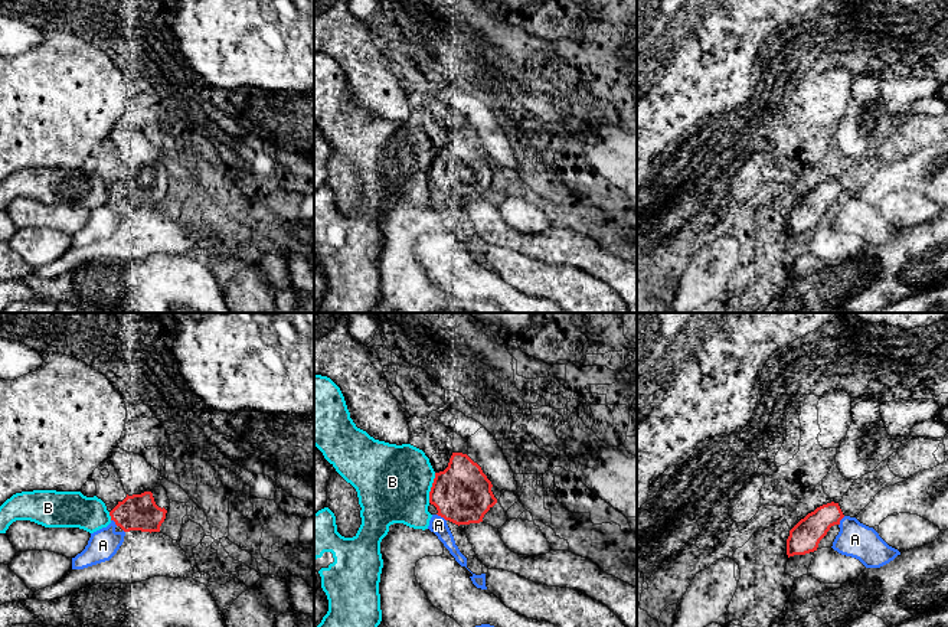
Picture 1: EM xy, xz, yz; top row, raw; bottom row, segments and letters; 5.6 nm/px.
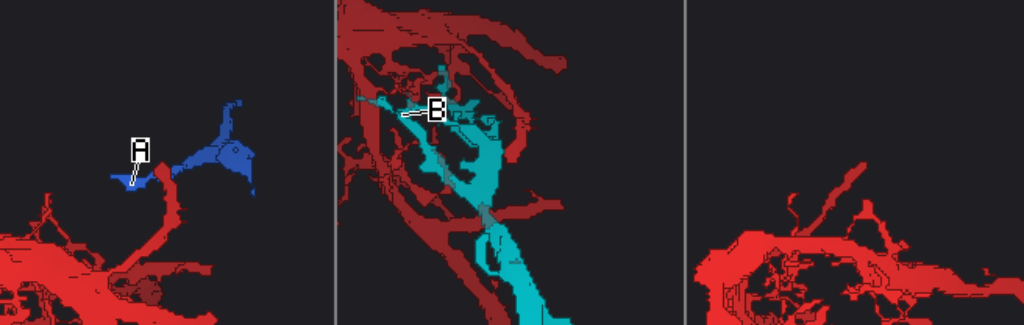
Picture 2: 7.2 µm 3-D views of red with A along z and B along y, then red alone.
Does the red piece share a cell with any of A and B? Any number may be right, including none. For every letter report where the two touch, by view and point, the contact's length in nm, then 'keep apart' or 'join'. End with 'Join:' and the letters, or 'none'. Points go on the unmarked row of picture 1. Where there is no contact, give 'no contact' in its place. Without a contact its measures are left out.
A: meets red in xz at (441, 193); contact 70 nm long; keep apart
B: meets red in xz at (431, 165); contact 170 nm long; keep apart
Join: none

